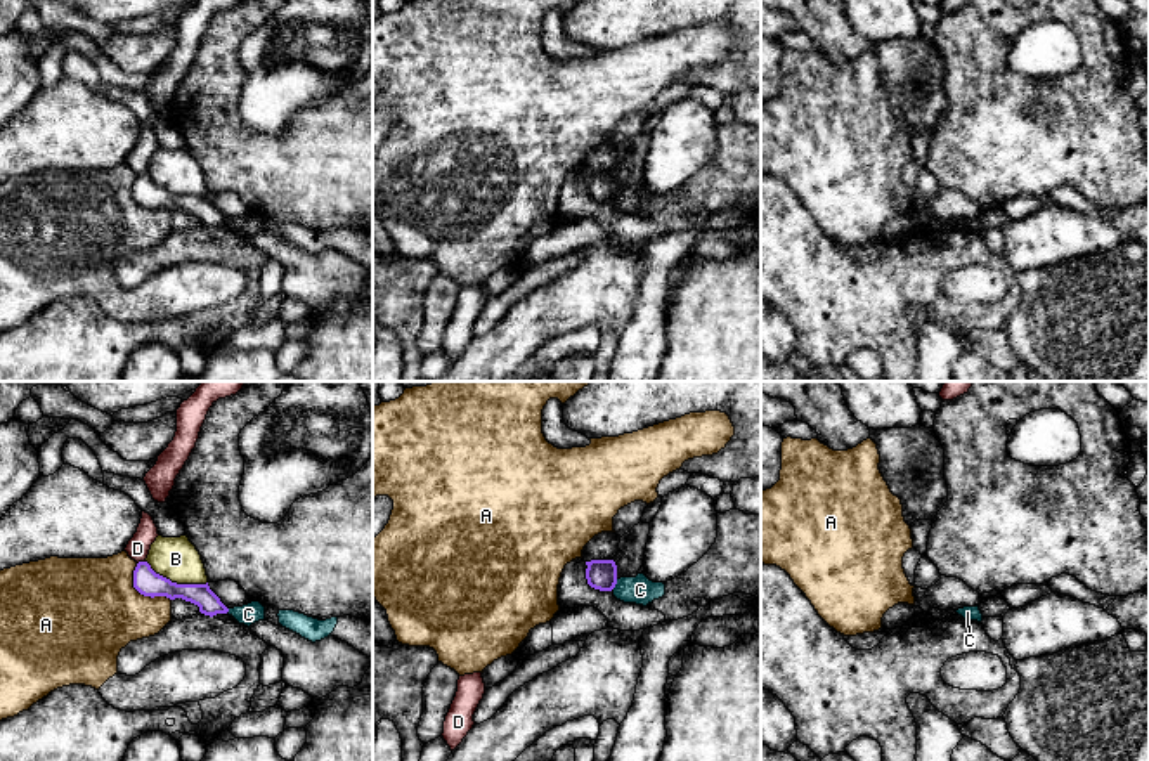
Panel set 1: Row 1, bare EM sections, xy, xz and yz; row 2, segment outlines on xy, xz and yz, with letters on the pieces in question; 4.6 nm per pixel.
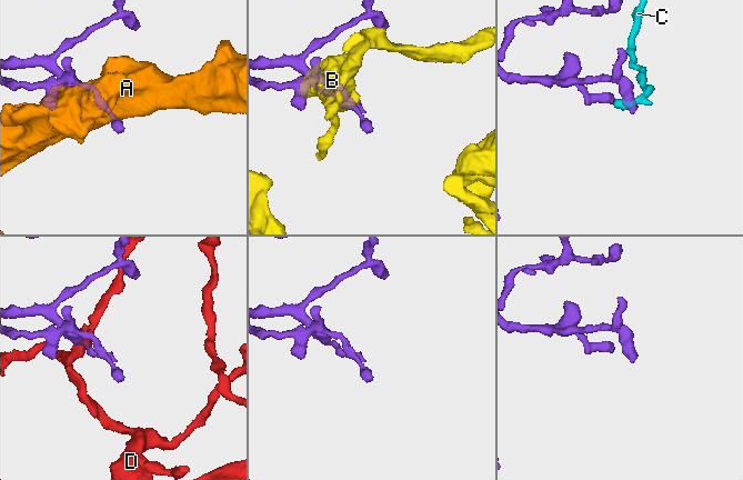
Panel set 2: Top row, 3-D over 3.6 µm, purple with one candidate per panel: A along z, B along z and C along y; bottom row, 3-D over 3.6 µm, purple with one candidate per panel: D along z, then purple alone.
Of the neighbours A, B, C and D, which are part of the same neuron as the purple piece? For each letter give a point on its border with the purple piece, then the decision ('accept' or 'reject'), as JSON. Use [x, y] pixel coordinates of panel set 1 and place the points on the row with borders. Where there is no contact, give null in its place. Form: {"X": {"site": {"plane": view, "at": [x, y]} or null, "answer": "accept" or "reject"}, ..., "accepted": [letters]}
{"A": {"site": {"plane": "xy", "at": [141, 593]}, "answer": "reject"}, "B": {"site": {"plane": "xy", "at": [175, 583]}, "answer": "reject"}, "C": {"site": {"plane": "xz", "at": [616, 583]}, "answer": "reject"}, "D": {"site": {"plane": "xy", "at": [141, 562]}, "answer": "reject"}, "accepted": []}

